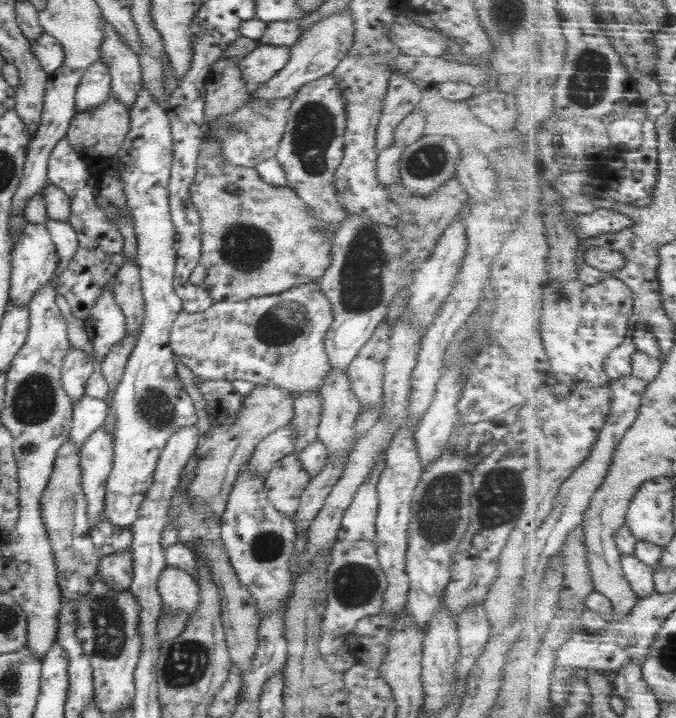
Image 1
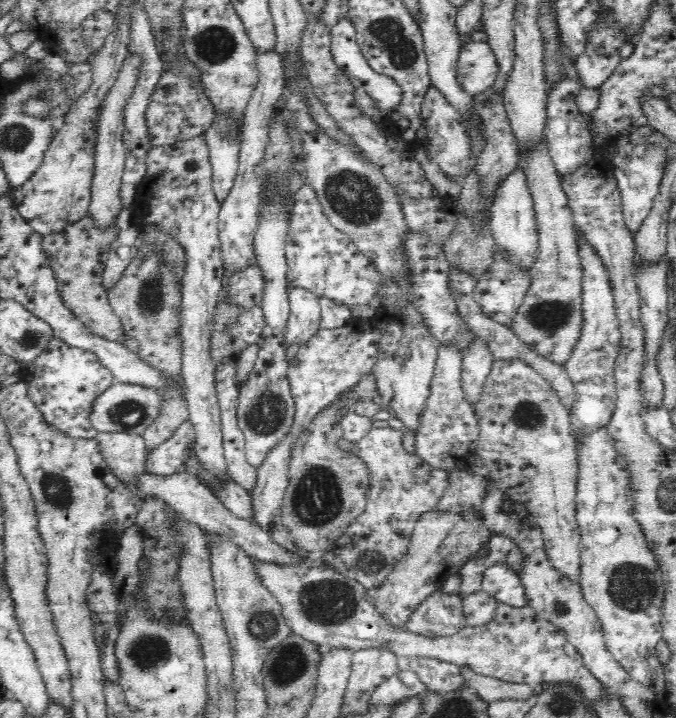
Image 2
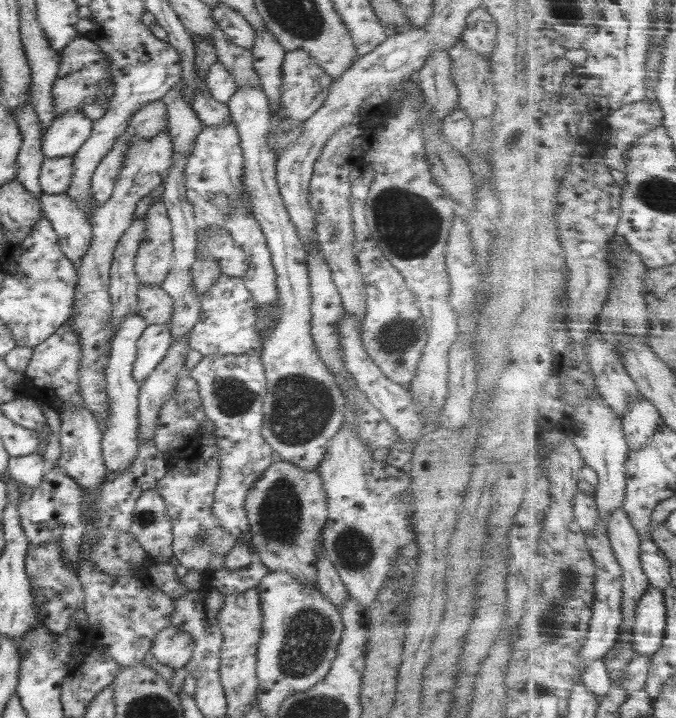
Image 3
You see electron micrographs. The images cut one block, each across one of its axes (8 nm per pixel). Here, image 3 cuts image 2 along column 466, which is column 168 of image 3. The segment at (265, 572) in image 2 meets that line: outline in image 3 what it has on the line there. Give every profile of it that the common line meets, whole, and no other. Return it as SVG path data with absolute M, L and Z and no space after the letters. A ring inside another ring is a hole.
M169 625L156 634L156 637L152 640L149 655L155 663L184 672L184 667L192 659L194 645L194 640L192 640L190 634Z

